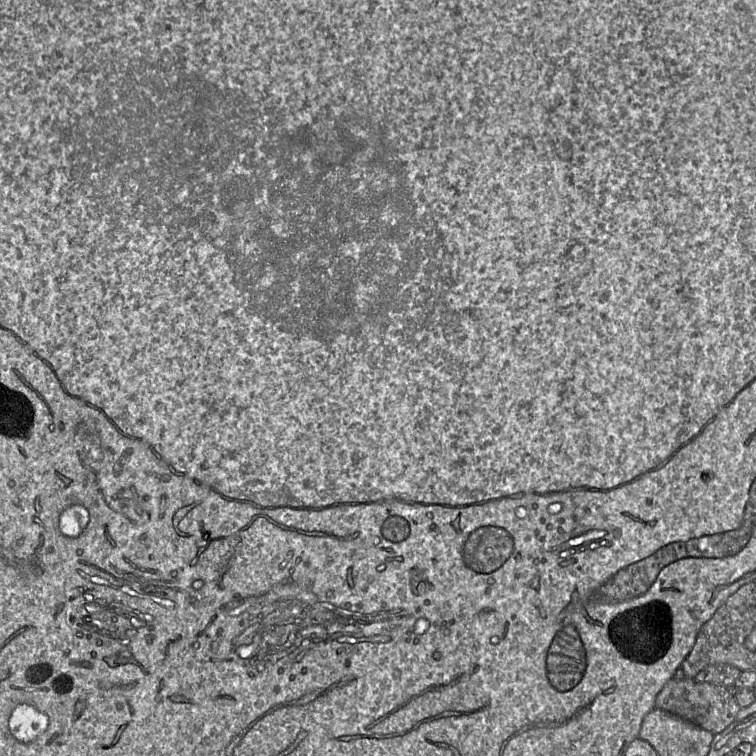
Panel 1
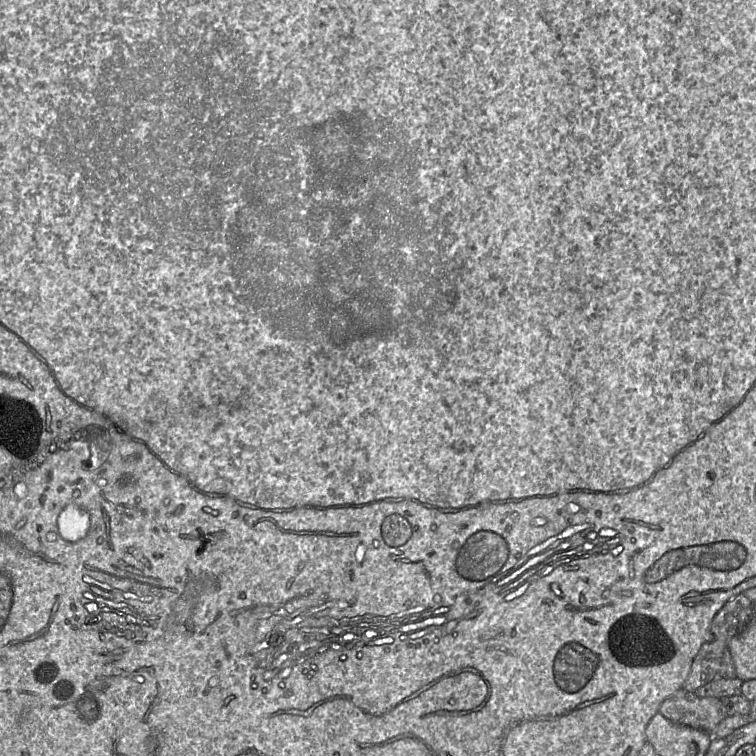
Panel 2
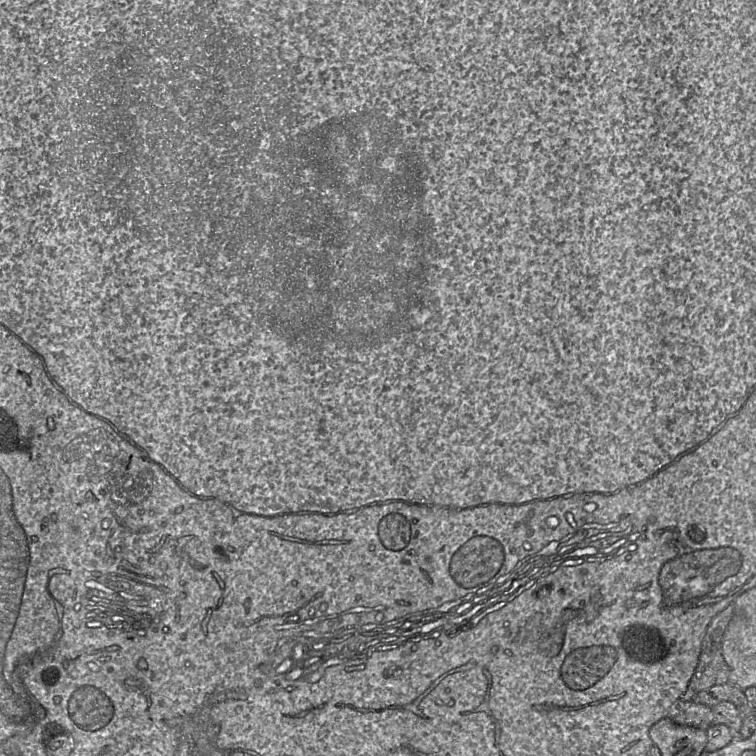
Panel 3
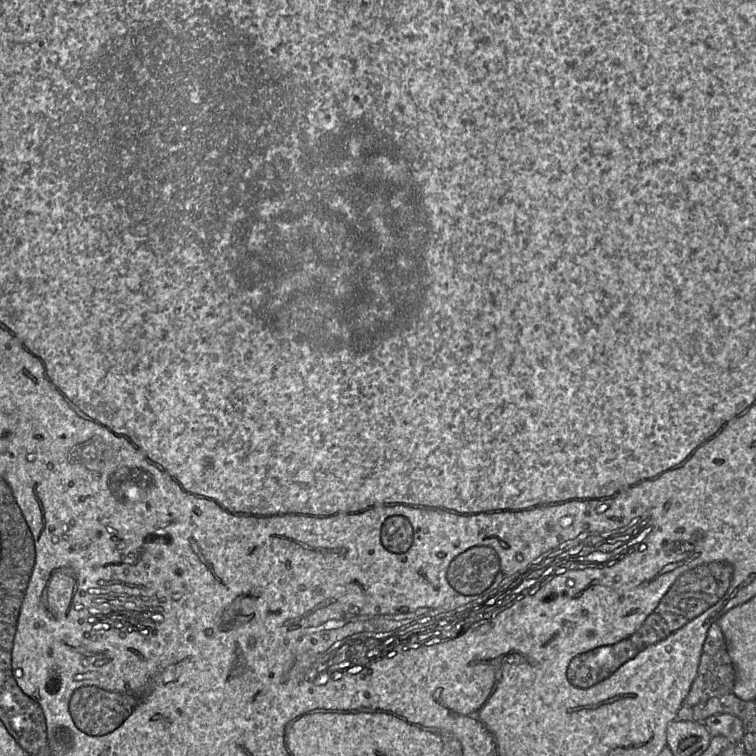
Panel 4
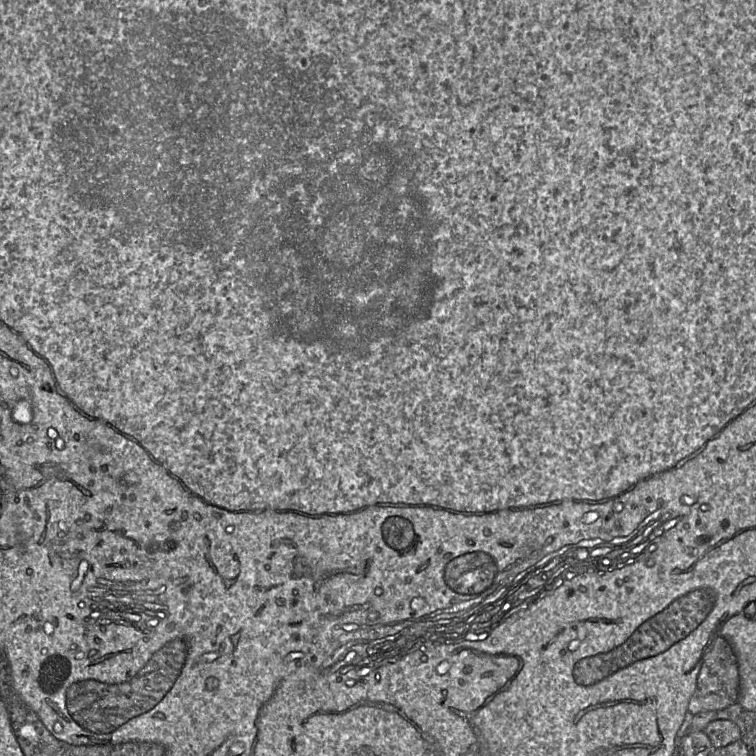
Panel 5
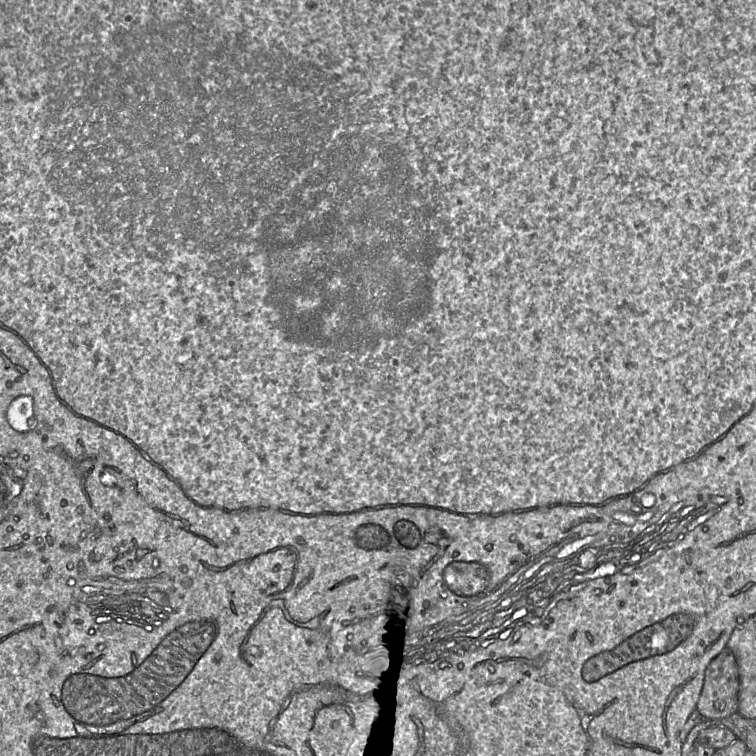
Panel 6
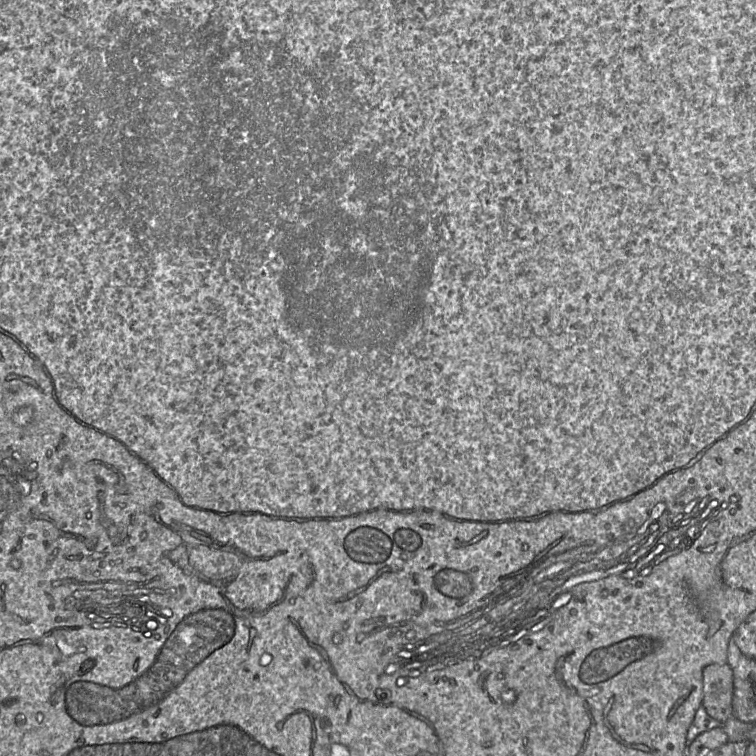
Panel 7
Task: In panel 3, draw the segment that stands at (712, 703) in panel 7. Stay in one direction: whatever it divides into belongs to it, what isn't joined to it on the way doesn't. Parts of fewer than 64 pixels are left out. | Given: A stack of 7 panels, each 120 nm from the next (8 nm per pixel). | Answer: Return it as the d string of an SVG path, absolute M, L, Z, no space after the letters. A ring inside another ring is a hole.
M732 602L710 622L702 642L697 667L681 697L683 700L690 701L697 693L728 682L730 669L722 655L722 637L733 613Z

